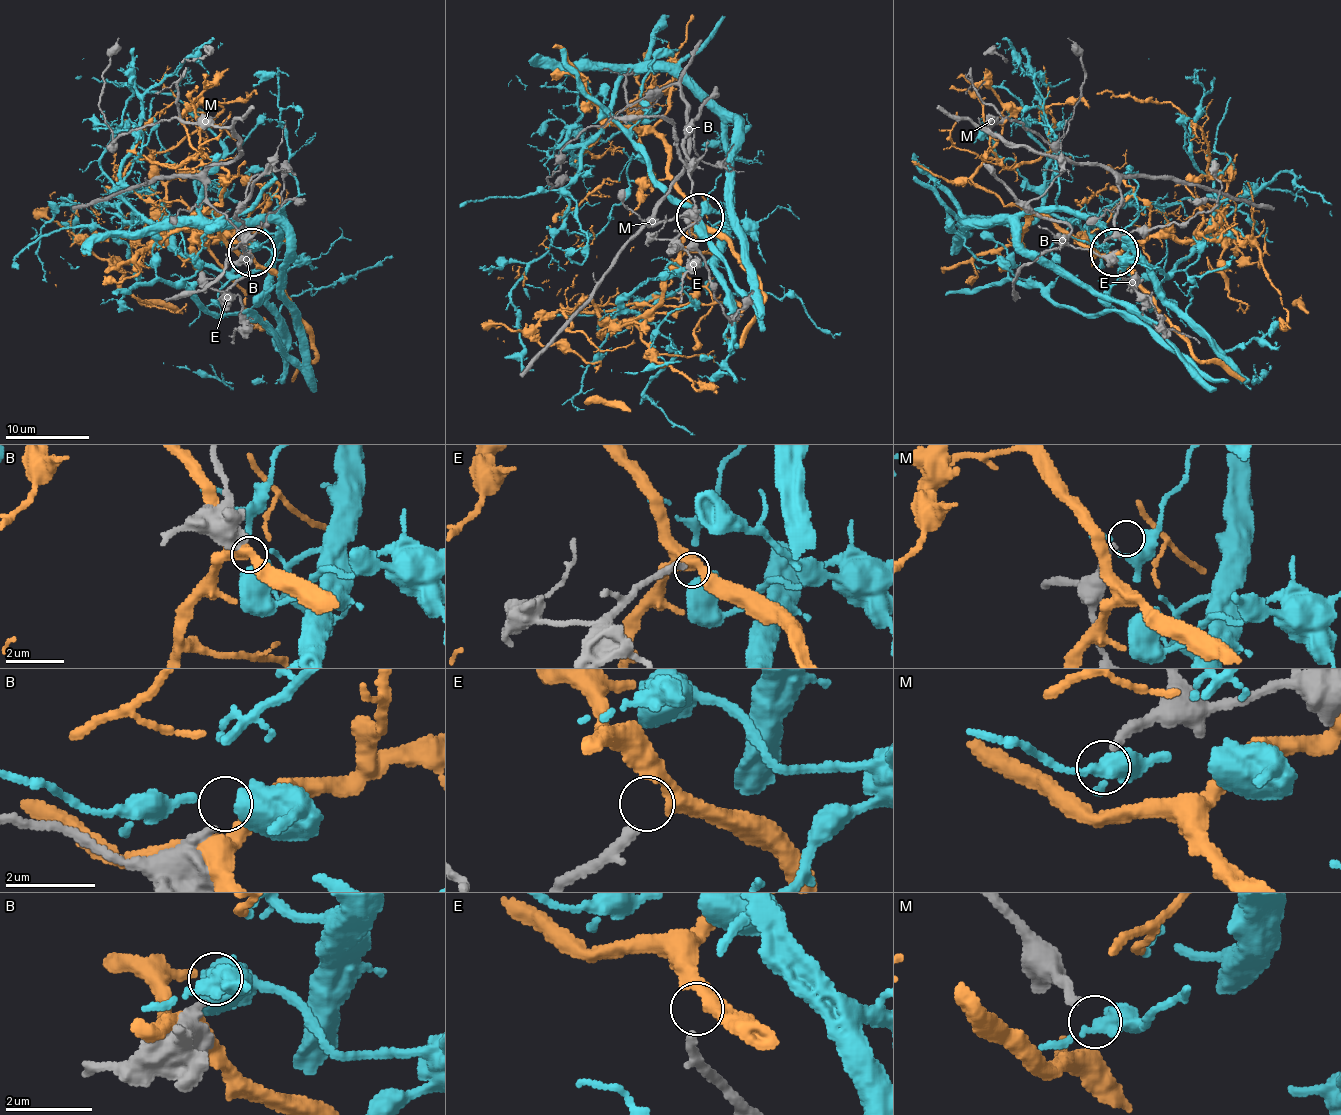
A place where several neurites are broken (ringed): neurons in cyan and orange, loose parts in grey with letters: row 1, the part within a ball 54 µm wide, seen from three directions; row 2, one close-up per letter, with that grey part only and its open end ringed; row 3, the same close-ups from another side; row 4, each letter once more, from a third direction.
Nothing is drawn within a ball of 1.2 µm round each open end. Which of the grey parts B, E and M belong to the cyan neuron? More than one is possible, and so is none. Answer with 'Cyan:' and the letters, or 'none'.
Cyan: none

